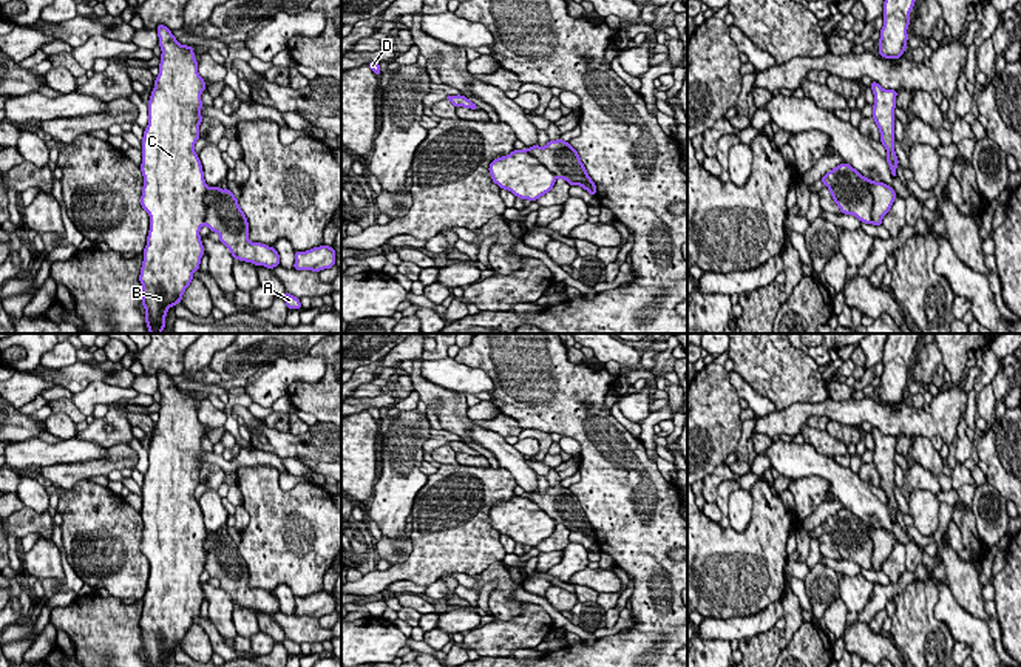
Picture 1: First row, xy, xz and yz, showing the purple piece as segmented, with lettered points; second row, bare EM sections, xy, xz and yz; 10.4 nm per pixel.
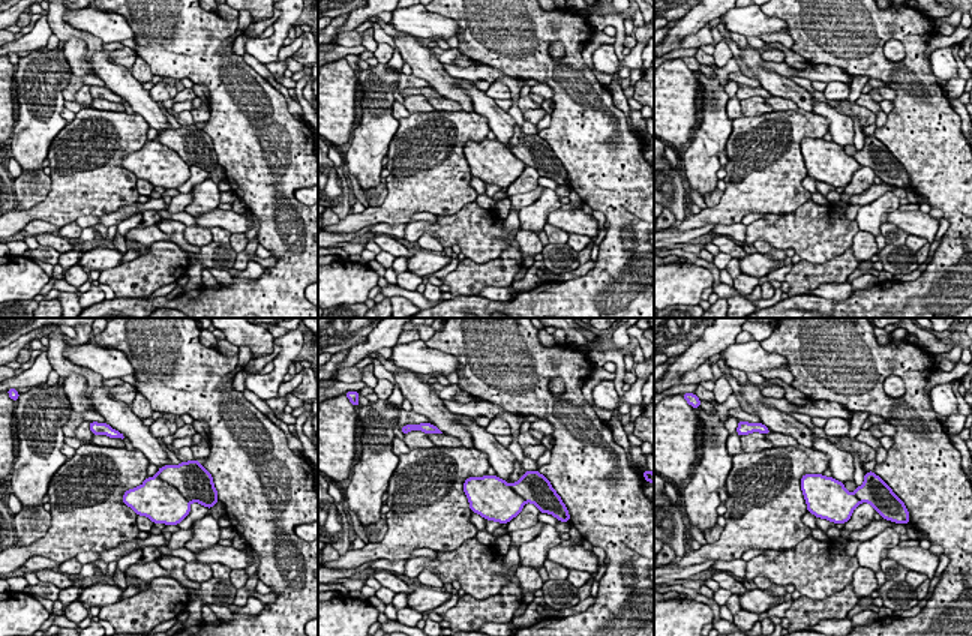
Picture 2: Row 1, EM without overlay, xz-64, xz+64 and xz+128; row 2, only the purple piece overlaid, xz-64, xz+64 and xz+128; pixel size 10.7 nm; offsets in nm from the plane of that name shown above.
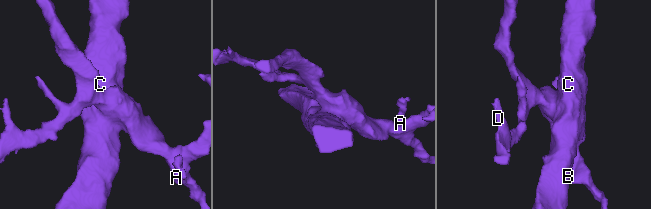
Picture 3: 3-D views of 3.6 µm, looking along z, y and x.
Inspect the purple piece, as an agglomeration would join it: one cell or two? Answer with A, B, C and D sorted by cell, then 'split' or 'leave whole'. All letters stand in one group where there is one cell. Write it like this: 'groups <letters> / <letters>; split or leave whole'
groups A B C D; leave whole

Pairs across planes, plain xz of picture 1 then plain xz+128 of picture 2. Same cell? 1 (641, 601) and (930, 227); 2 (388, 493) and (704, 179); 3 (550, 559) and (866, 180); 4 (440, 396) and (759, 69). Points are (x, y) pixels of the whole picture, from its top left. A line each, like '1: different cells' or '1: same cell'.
1: different cells
2: same cell
3: different cells
4: same cell

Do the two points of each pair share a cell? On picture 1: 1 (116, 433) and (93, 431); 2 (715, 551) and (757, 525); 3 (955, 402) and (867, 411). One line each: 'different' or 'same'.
1: same
2: same
3: same

